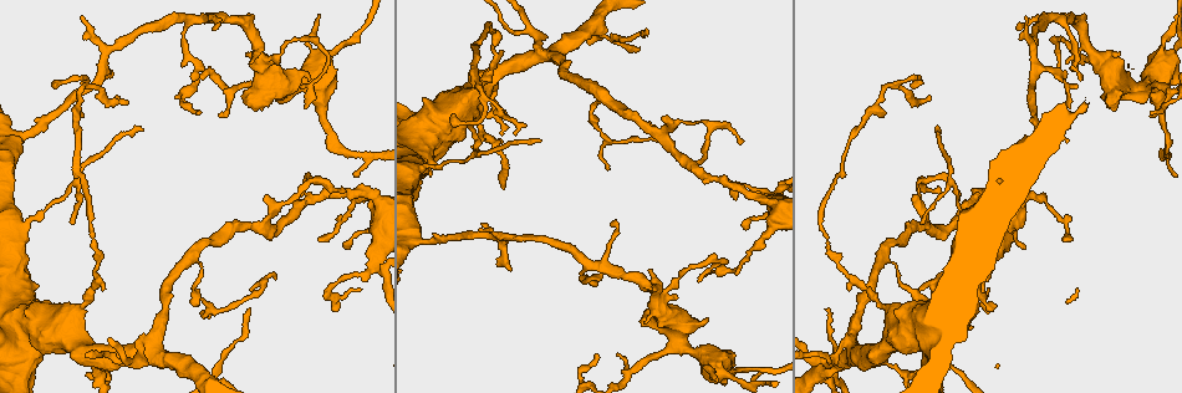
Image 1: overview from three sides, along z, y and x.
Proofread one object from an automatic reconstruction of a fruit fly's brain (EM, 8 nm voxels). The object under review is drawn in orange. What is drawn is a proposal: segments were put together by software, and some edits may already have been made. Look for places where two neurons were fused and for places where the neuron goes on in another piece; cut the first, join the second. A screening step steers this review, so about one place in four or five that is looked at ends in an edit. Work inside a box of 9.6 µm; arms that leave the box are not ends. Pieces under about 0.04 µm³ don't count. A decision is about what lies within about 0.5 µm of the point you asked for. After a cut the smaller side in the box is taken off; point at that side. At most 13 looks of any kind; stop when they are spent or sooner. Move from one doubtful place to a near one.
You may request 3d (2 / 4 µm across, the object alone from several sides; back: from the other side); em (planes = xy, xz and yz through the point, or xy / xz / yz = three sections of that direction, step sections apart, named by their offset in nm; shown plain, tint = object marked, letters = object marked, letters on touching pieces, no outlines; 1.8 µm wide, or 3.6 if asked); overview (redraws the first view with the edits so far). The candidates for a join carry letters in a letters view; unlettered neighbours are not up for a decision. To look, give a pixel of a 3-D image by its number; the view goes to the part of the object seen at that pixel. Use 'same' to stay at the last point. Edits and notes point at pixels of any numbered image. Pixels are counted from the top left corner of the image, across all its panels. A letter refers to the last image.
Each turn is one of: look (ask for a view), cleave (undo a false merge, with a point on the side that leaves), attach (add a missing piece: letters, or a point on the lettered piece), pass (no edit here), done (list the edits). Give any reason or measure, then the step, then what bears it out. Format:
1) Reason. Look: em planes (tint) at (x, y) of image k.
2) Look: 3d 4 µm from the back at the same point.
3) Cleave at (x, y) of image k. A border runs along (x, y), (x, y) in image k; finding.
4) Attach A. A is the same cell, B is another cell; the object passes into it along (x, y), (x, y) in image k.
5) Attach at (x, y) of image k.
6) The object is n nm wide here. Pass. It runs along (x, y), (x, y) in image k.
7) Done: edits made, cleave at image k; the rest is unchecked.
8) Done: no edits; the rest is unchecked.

Tapers out. Look: 3d 4 µm at (648, 30) of image 1.

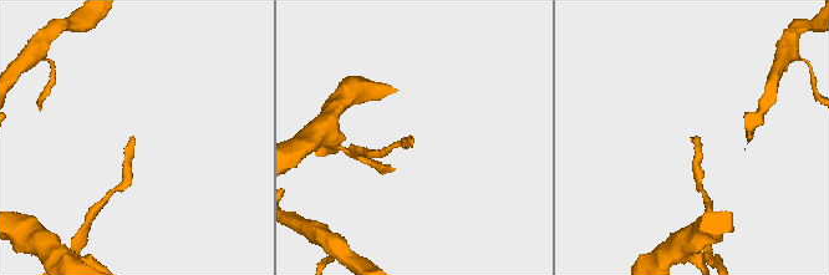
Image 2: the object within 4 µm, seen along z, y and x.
Look: em yz step 8 (letters) at (411, 142) of image 2.

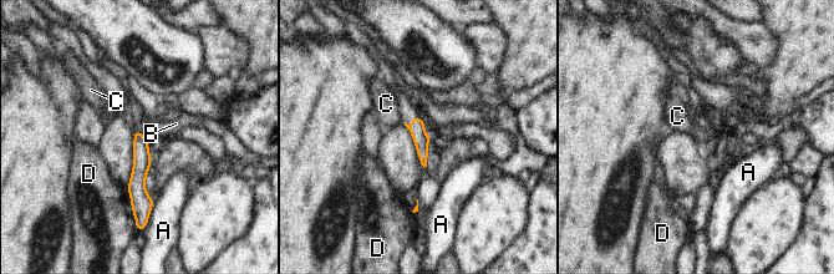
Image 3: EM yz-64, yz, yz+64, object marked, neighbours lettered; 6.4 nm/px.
Another direction. Look: em planes (letters) at the same point.

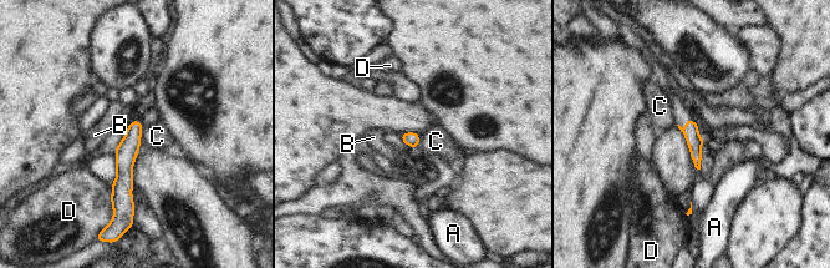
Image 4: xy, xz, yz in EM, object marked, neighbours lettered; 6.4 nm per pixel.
The longest contact is with D, 260 nm. Pass. A, B, C and D are other cells; it runs along (137, 124), (125, 156), (128, 213) in image 4; no lettered piece goes on from it.

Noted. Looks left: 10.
Small branch off a trunk. Look: 3d 4 µm at (131, 360) of image 1.

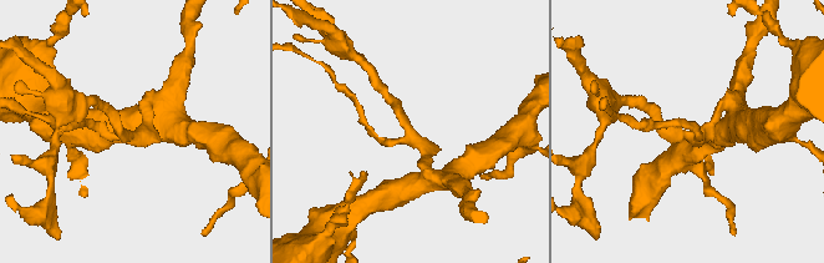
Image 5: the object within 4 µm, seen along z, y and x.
3 arms meet here. Look: em xz step 8 (plain) at (134, 135) of image 5.

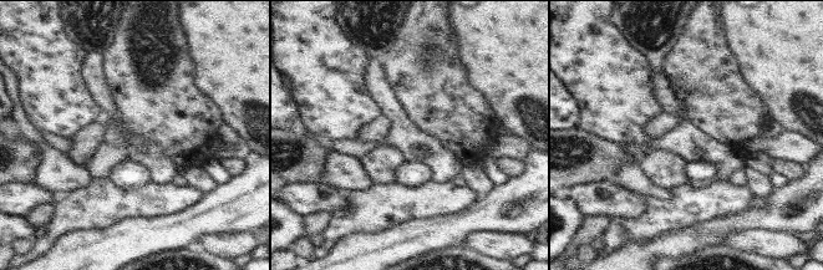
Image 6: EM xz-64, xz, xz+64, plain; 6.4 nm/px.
What lies round it. Look: em xz step 8 (letters) at the same point.

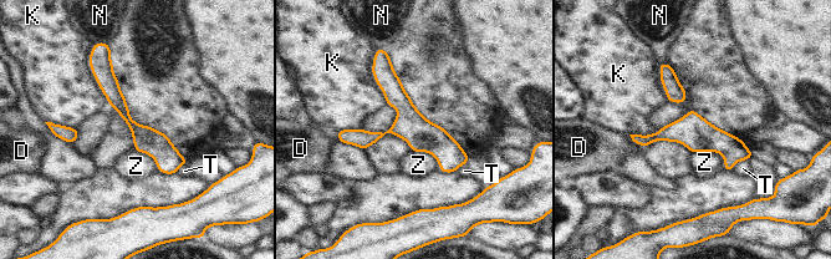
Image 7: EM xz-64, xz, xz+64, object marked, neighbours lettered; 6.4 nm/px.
Pass. D, K, N, T and Z are other cells; it runs along (98, 66), (128, 121), (172, 171) in image 7; continuous, no second neuron.

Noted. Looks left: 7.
Thin end. Look: em xz step 4 (letters) at (54, 87) of image 1.

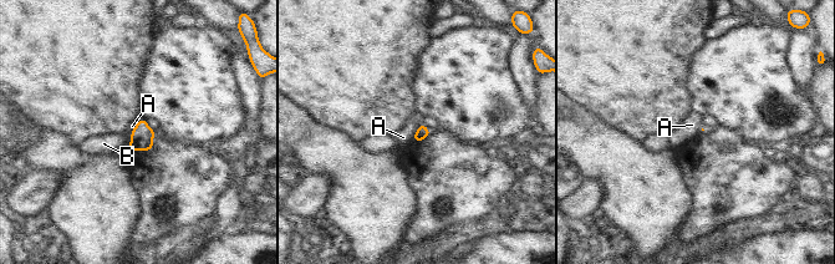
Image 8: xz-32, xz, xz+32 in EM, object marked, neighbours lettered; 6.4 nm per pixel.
Pass. A and B are other cells; a border runs along (422, 121), (412, 140) in image 8; no lettered piece goes on from it.

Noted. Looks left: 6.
An open end. Look: em planes (letters) at (212, 29) of image 1.

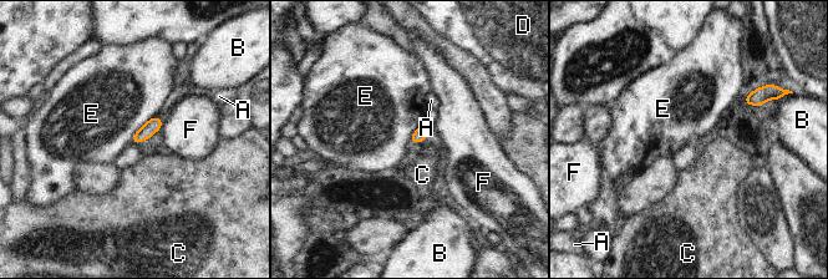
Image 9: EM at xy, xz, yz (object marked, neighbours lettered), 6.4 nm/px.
The object is 90 nm wide here. Pass. A, B, C, D, E and F are other cells; none of them fits.

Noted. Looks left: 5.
Thin neck. Look: em planes (tint) at (352, 153) of image 1.

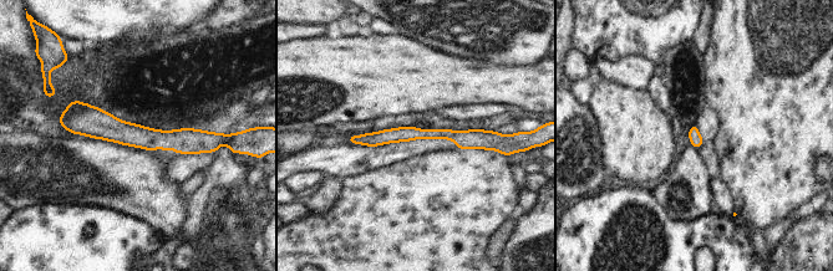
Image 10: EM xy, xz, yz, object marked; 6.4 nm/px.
See the neighbours. Look: em planes (letters) at the same point.

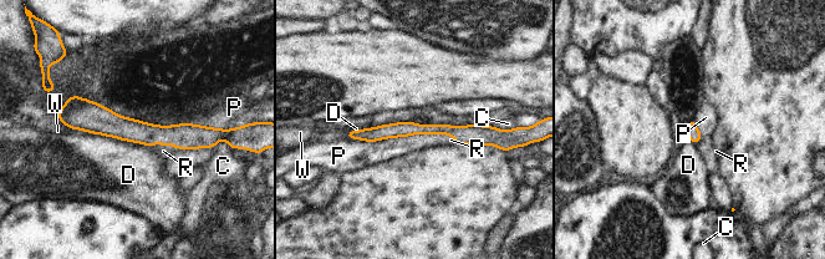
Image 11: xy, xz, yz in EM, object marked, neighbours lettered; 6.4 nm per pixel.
Attach R. R is the same cell, C, D, P and W are other cells; the object passes into it along (188, 136), (164, 145), (163, 151) in image 11; the neuron continues.

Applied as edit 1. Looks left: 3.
Done: edits made, attach at image 11; the rest is unchecked.

